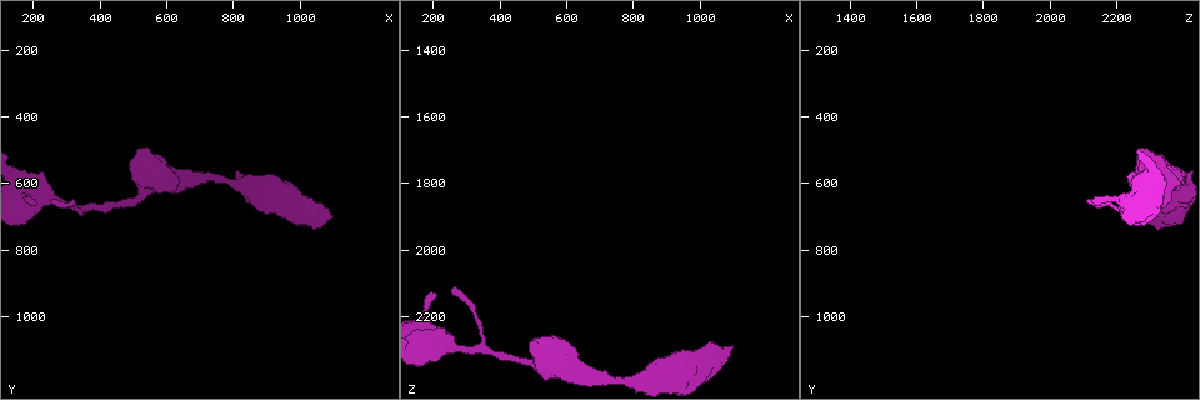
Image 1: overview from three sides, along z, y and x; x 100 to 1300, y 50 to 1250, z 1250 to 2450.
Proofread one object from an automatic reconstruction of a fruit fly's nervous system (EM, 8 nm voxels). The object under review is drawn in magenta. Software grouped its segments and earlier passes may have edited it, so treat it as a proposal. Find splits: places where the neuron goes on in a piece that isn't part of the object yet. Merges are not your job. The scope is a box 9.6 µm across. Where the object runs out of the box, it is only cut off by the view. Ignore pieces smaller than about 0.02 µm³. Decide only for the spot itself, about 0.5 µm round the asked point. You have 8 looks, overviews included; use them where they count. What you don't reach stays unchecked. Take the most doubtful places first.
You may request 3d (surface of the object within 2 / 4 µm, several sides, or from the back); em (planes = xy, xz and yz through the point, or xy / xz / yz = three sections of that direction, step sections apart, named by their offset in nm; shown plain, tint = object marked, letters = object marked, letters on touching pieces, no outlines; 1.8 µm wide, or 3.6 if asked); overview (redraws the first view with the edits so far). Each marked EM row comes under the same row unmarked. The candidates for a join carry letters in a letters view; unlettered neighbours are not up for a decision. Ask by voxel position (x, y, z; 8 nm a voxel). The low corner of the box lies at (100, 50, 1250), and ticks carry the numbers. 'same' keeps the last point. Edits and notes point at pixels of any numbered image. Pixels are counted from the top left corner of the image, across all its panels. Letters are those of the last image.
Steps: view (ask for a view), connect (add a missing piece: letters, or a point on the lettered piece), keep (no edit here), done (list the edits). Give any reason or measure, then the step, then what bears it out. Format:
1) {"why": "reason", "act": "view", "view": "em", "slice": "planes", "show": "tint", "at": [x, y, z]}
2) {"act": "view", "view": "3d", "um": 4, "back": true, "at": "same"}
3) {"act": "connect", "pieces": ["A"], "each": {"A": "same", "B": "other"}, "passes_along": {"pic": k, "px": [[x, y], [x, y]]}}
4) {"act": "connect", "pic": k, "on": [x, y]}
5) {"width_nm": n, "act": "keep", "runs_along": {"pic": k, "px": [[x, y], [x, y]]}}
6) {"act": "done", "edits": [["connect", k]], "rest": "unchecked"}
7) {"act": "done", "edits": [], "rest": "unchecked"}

{"why": "stops while still wide", "act": "view", "view": "em", "um": 3.6, "slice": "planes", "show": "letters", "at": [1100, 700, 2300]}

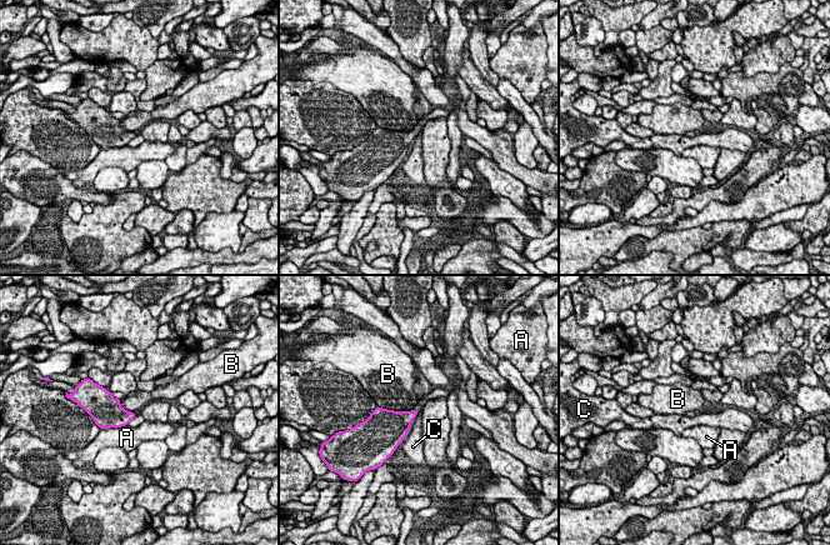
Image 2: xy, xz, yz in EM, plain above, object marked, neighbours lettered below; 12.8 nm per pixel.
{"act": "keep", "each": {"A": "other", "B": "other", "C": "other"}, "border": {"pic": 2, "px": [[136, 415], [126, 424]]}, "found": "no lettered piece goes on from it"}

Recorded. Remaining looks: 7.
{"why": "branch stops here", "act": "view", "view": "3d", "um": 4, "at": [200, 670, 2150]}

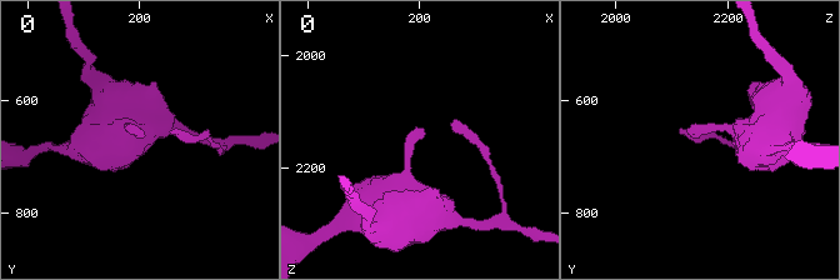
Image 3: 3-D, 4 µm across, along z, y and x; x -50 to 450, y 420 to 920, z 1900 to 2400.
{"why": "need the tissue", "act": "view", "view": "em", "slice": "planes", "show": "letters", "at": [205, 665, 2145]}

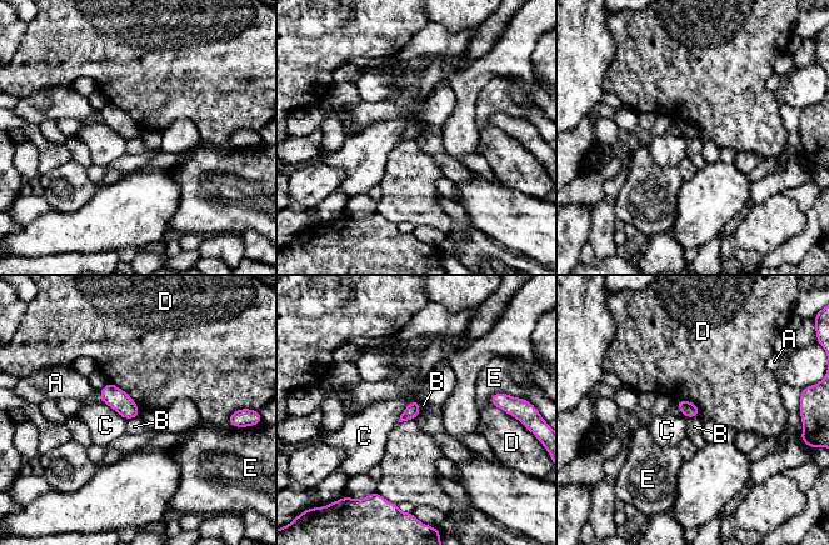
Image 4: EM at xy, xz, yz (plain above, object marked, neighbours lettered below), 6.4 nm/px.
{"longest_contact_nm": ["D", 260], "act": "keep", "each": {"A": "other", "B": "other", "C": "other", "D": "other", "E": "other"}, "border": {"pic": 4, "px": [[687, 416], [697, 418]]}, "found": "no lettered piece goes on from it"}

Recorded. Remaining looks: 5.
{"act": "view", "view": "em", "um": 3.6, "slice": "planes", "show": "letters", "at": [520, 490, 2270]}

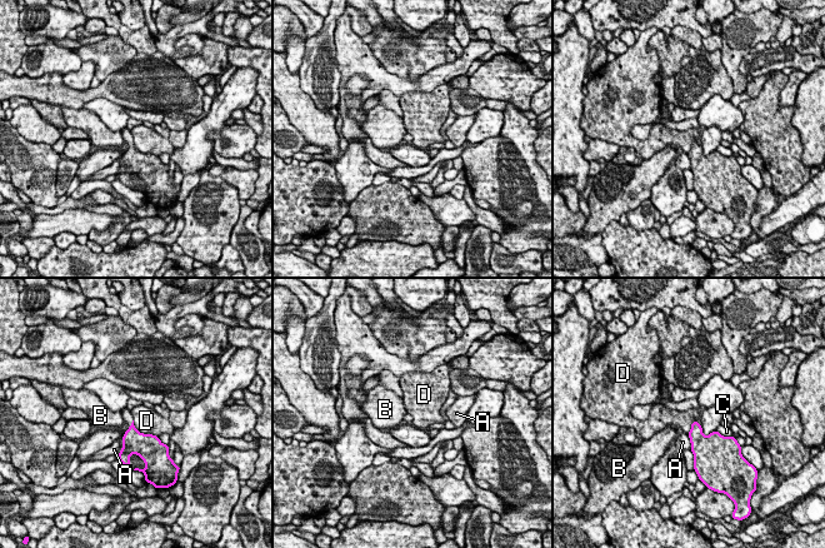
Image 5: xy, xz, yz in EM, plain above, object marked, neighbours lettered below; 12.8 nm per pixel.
{"longest_contact_nm": ["D", 400], "act": "keep", "each": {"A": "other", "B": "other", "C": "other", "D": "other"}, "border": {"pic": 5, "px": [[133, 419], [140, 432], [158, 437]]}, "found": "none of them fits"}

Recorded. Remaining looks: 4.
{"act": "done", "edits": [], "rest": "unchecked"}

